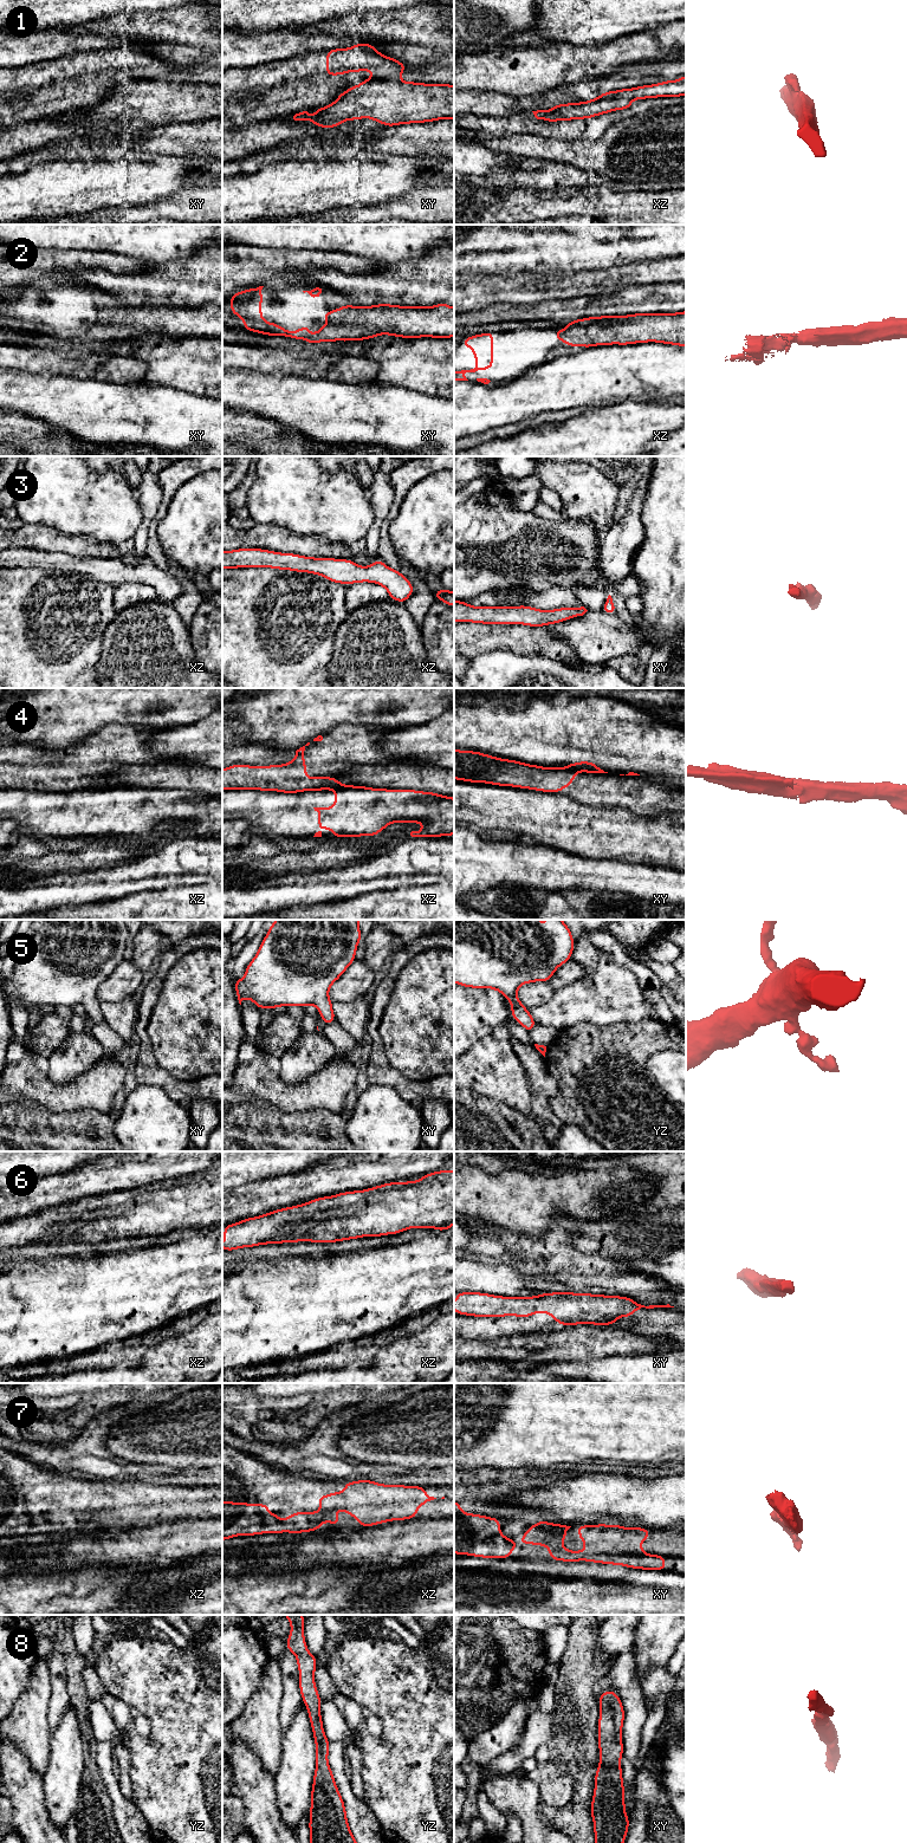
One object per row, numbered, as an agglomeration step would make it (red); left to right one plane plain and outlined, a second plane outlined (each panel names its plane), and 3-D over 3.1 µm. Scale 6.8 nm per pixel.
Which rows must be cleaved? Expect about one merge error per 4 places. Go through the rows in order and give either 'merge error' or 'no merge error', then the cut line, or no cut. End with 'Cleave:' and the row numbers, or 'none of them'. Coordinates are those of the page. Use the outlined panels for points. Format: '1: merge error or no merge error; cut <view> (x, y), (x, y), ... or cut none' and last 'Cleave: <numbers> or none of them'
1: merge error; cut xz (606, 92), (610, 97), (617, 98), (622, 105)
2: no merge error; cut none
3: no merge error; cut none
4: merge error; cut xy (564, 769), (575, 772)
5: no merge error; cut none
6: no merge error; cut none
7: no merge error; cut none
8: no merge error; cut none
Cleave: 1, 4

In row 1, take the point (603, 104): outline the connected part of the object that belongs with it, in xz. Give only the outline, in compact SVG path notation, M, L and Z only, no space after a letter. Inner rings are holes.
M686 76L676 80L616 90L611 98L607 92L603 92L591 100L557 104L551 110L532 112L537 119L546 122L587 119L616 110L627 110L631 106L634 99L681 96L686 96Z

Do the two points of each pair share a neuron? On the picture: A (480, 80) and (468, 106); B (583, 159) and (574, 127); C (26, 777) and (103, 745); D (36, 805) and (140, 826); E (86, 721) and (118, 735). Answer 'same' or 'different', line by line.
A: different
B: different
C: same
D: same
E: different

